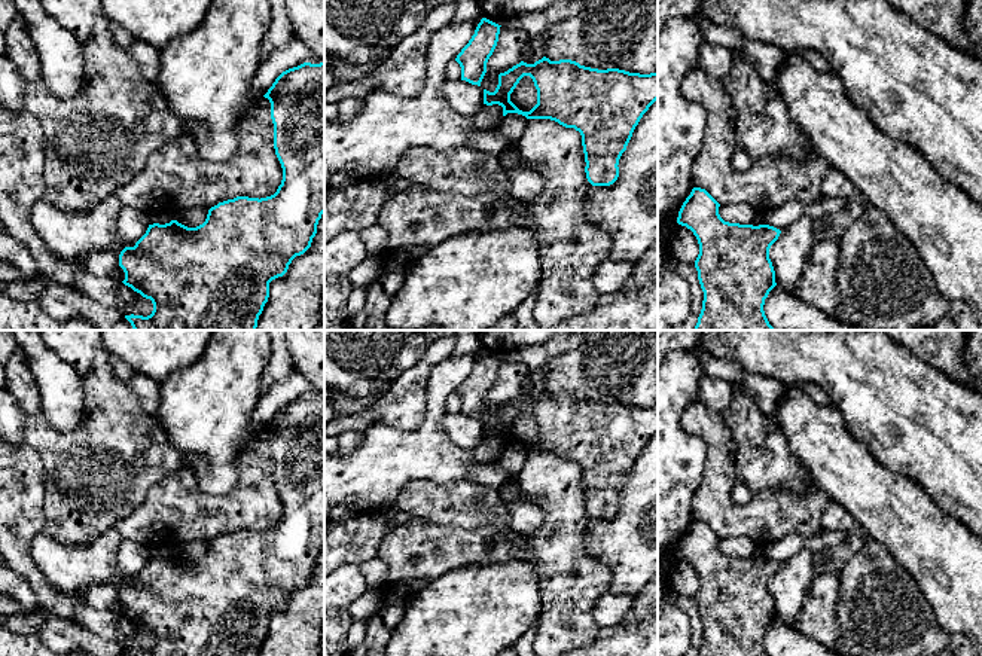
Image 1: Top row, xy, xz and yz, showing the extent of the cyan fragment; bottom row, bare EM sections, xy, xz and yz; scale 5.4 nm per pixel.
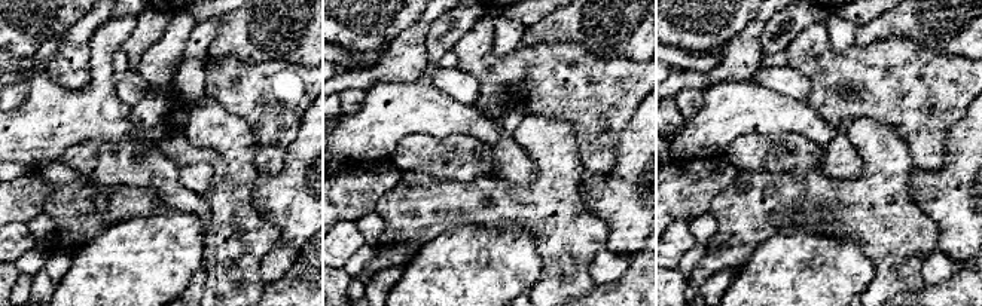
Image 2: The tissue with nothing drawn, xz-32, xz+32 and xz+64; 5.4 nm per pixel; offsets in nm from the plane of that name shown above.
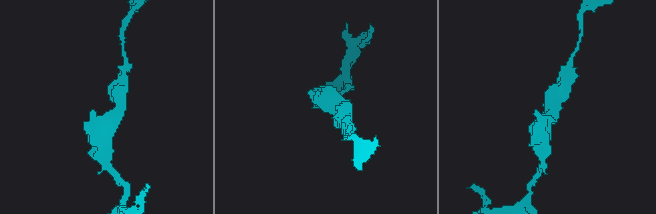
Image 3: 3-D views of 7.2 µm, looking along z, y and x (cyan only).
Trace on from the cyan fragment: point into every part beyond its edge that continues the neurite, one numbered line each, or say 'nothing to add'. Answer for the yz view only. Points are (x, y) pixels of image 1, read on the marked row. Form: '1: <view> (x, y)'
nothing to add

